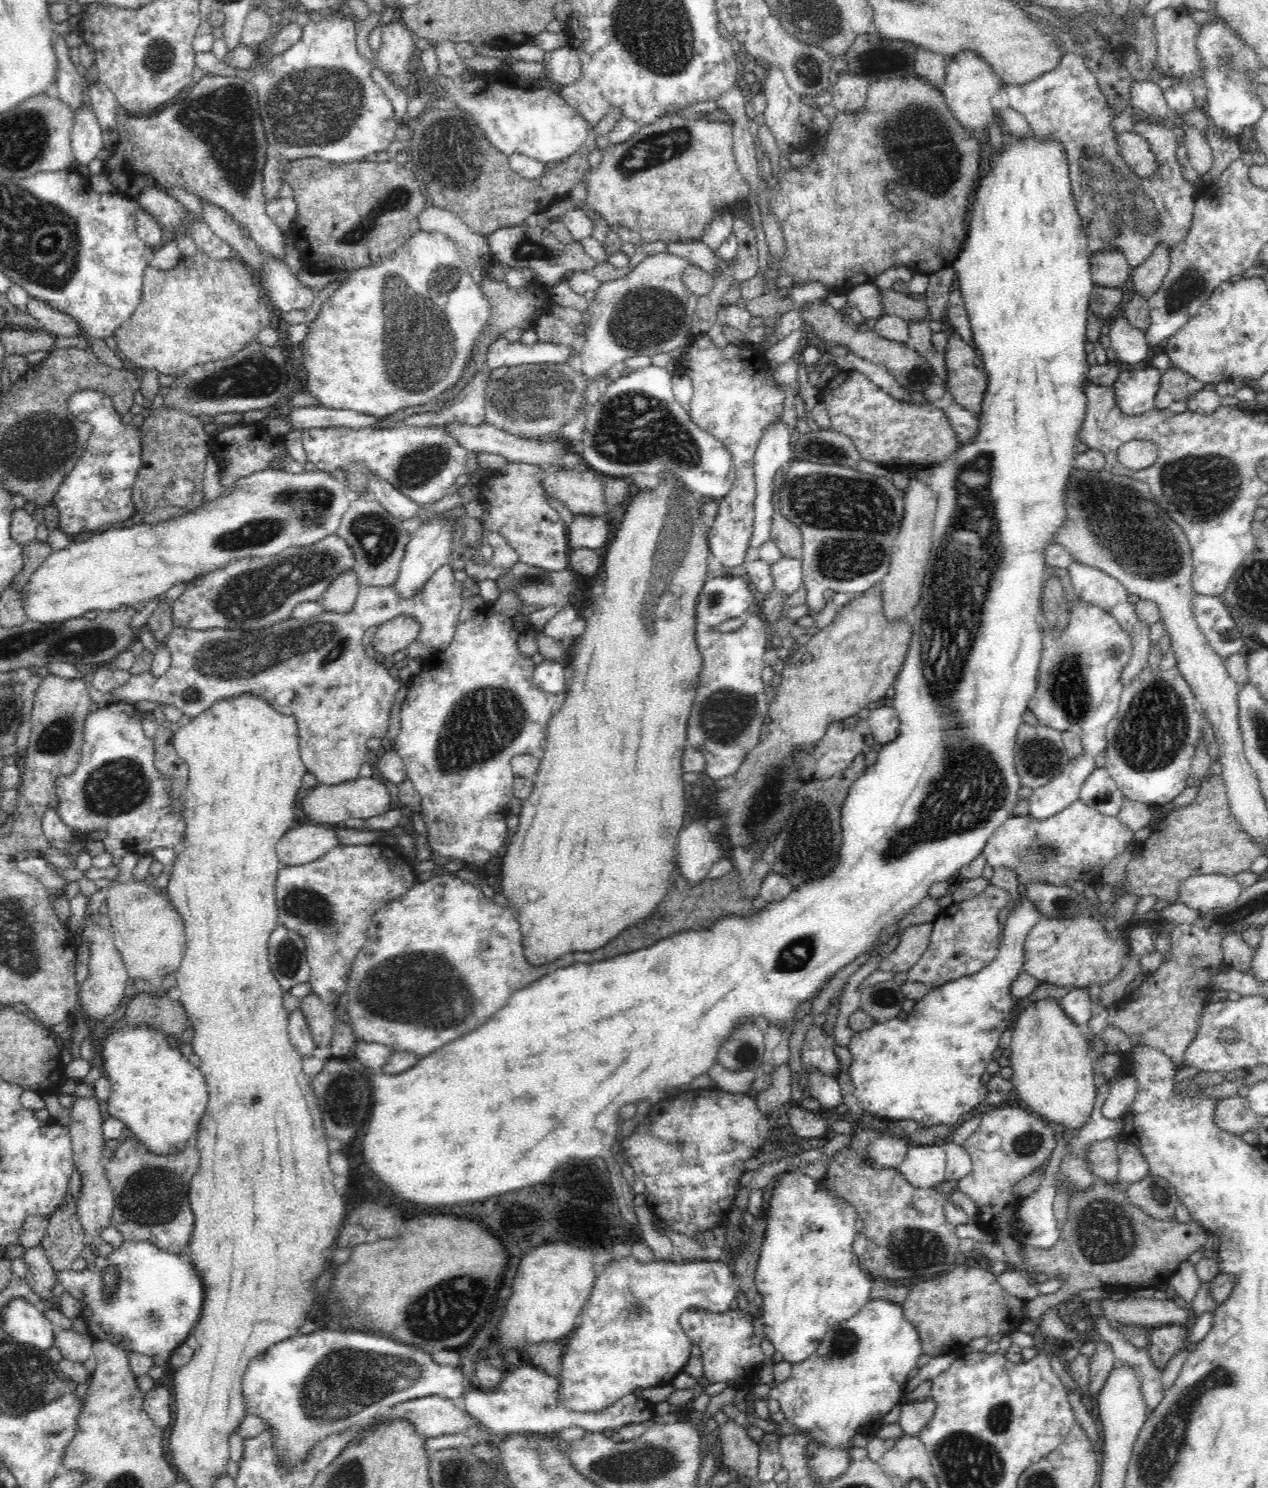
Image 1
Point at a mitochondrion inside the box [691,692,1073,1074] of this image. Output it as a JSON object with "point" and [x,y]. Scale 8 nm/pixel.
{"point":[806,854]}

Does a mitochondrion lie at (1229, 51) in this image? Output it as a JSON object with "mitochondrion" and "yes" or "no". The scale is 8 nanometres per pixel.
{"mitochondrion":"yes"}

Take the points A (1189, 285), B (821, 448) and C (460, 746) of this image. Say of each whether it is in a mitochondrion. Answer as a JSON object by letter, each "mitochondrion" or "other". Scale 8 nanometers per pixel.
{"A":"mitochondrion","B":"mitochondrion","C":"mitochondrion"}

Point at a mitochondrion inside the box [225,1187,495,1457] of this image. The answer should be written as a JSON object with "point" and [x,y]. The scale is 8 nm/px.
{"point":[346,1379]}

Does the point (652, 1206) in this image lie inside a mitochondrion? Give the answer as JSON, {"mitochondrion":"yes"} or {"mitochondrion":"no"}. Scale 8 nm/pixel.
{"mitochondrion":"no"}

